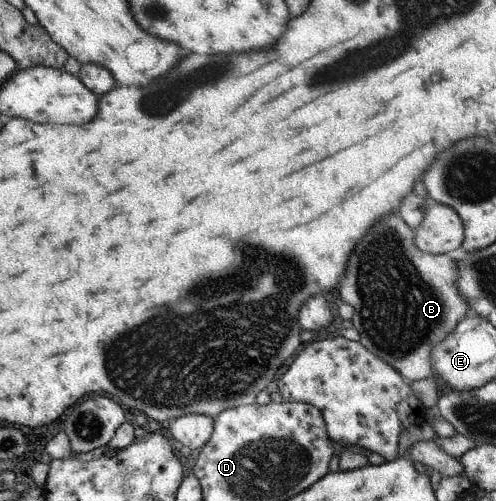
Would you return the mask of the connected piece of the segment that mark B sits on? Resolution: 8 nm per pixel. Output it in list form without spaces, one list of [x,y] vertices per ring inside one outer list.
[[[392,213],[392,216],[376,222],[352,250],[346,274],[338,284],[340,298],[354,309],[351,323],[358,332],[358,342],[370,354],[387,362],[408,382],[432,375],[432,347],[444,340],[464,317],[473,314],[457,287],[457,262],[445,253],[431,255],[418,250],[413,231],[399,214]]]

